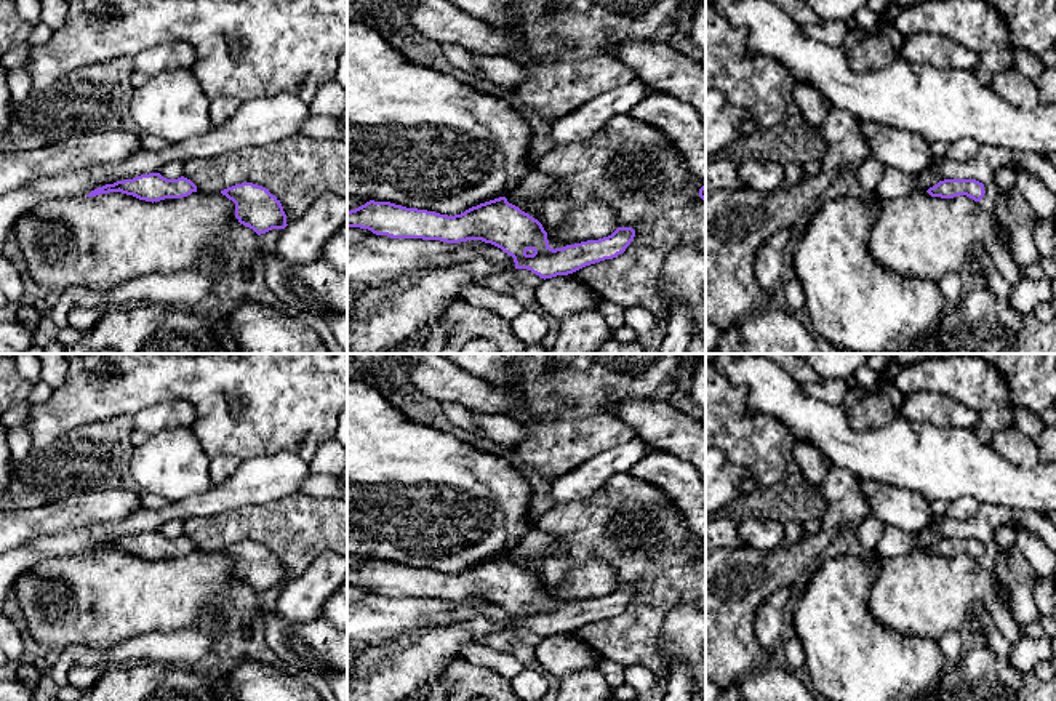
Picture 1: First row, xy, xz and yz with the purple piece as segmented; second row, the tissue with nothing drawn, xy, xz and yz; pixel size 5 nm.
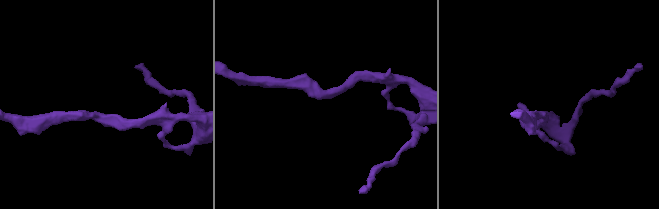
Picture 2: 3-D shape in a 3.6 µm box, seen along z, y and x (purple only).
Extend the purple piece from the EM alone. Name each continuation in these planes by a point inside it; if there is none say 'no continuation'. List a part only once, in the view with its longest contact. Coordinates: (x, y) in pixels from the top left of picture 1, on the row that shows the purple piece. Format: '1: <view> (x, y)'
no continuation

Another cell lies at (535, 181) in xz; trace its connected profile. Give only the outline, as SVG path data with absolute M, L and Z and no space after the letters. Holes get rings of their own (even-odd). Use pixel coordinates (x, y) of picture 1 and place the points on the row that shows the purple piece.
M533 166L530 168L528 174L514 187L512 194L515 194L523 205L526 205L549 184L552 184L552 181L552 174L541 171L538 166Z

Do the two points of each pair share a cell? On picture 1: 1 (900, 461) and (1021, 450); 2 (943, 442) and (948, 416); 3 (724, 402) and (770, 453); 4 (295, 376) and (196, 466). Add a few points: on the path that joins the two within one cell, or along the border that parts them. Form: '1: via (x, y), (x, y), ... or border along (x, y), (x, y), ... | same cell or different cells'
1: border along (989, 442), (997, 453), (1013, 464), (1029, 469) | different cells
2: border along (909, 420), (972, 429) | different cells
3: via (732, 415), (757, 440) | same cell
4: border along (189, 428), (210, 458) | different cells

